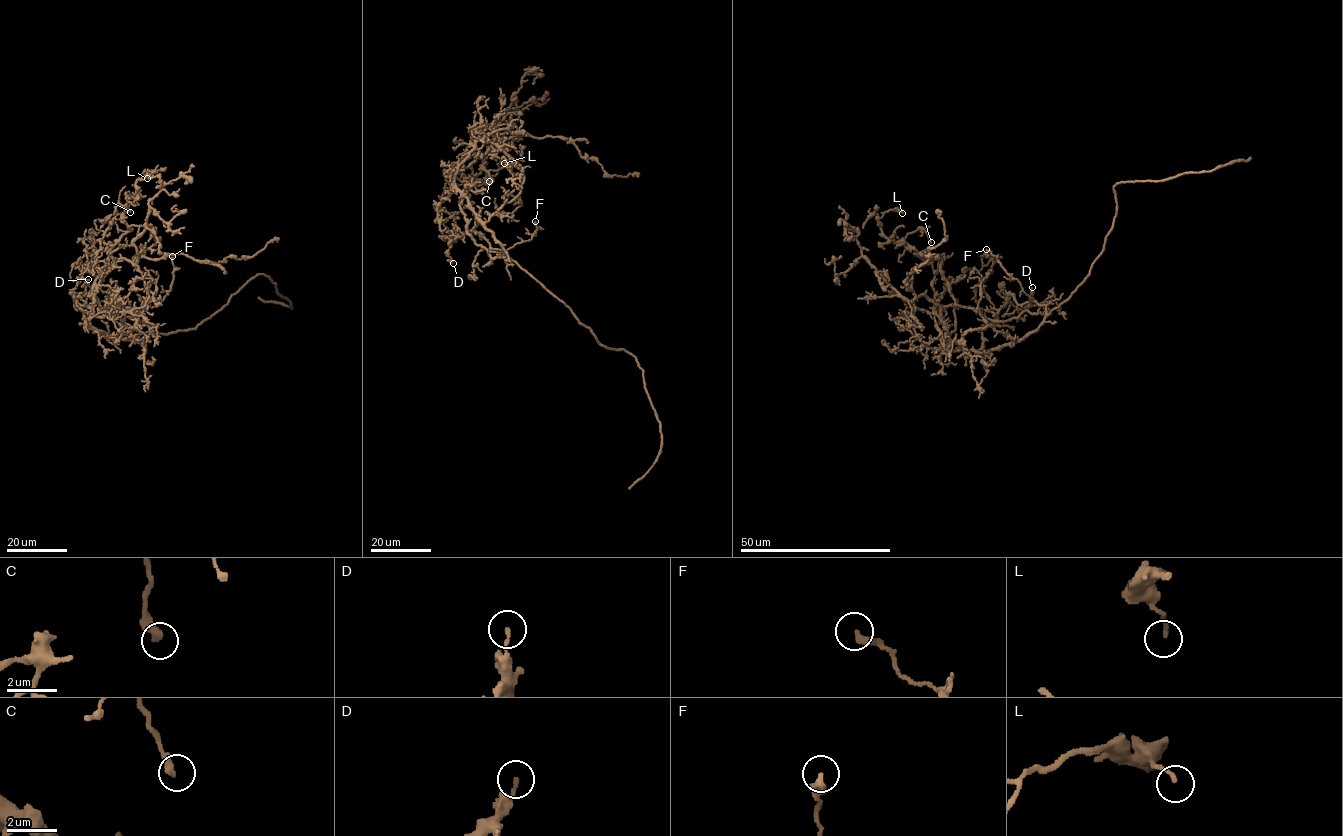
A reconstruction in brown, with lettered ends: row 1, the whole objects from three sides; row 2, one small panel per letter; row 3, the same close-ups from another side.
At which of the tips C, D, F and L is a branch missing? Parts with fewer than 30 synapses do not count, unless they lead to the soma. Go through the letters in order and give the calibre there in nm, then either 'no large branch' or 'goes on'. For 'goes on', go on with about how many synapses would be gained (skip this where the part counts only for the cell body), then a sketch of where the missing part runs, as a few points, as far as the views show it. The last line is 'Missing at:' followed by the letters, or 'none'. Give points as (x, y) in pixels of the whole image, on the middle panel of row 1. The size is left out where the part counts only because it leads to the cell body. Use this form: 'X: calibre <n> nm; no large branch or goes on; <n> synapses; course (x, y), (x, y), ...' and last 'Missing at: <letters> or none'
C: calibre 360 nm; no large branch
D: calibre 140 nm; no large branch
F: calibre 300 nm; no large branch
L: calibre 160 nm; no large branch
Missing at: none

